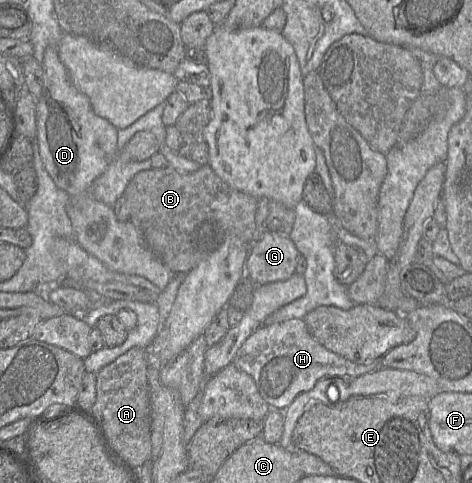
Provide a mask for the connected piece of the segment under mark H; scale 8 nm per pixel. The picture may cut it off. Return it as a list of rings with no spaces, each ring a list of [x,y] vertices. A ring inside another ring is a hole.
[[[302,319],[262,325],[238,349],[232,364],[253,378],[260,395],[271,409],[279,410],[285,410],[296,397],[311,390],[322,378],[356,378],[383,368],[380,359],[365,364],[355,364],[326,349],[311,335]]]

